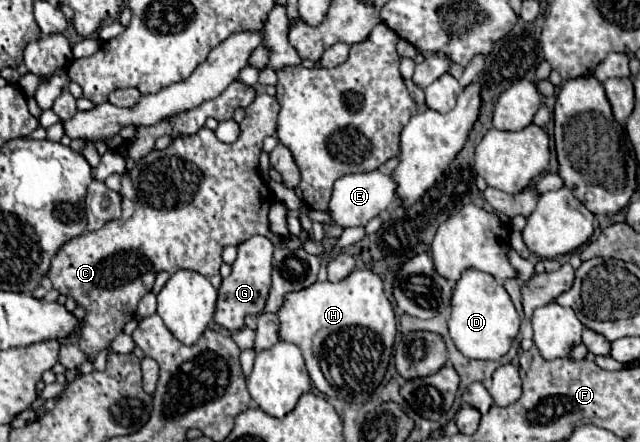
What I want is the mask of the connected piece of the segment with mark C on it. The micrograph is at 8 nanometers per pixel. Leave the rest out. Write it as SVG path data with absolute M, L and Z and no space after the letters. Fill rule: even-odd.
M259 92L257 98L245 108L241 134L233 144L225 144L215 136L213 130L201 128L193 136L175 138L165 150L149 152L131 172L123 174L119 190L123 206L121 218L107 222L95 232L83 232L57 252L57 256L51 260L49 278L61 294L71 296L87 310L79 346L89 360L93 360L99 350L105 350L121 332L125 322L133 318L137 302L151 292L159 272L173 274L181 268L187 268L197 270L203 276L215 276L223 264L221 252L225 246L237 246L255 234L271 236L267 212L273 196L267 188L267 182L259 174L259 156L263 140L277 132L277 116L279 102L273 96Z

